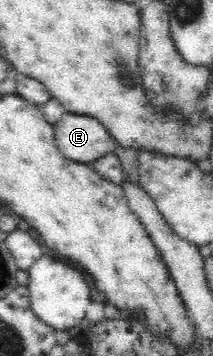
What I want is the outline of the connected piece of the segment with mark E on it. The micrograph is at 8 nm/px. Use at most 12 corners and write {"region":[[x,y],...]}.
{"region":[[64,113],[53,124],[62,156],[91,163],[117,142],[95,118]]}

